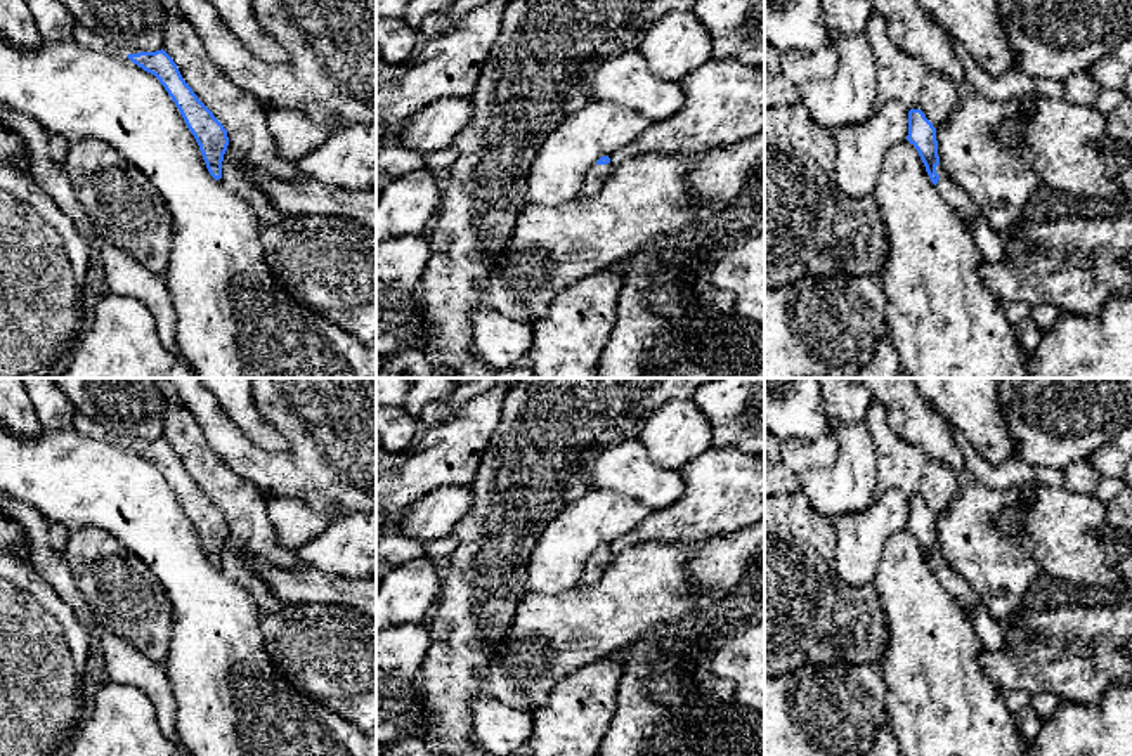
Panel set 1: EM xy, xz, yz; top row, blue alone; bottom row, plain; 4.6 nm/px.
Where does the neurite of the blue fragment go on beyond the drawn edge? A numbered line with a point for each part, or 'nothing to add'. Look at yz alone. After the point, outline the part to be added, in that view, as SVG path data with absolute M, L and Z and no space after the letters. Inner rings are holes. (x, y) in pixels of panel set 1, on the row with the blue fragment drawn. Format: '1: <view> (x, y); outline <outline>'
1: yz (950, 191); outline M941 165L936 166L936 173L940 175L940 180L936 184L936 189L940 191L940 194L953 208L957 208L964 215L964 218L969 218L969 220L981 218L981 212L978 205L969 198L969 194L960 186L957 186L947 177Z

